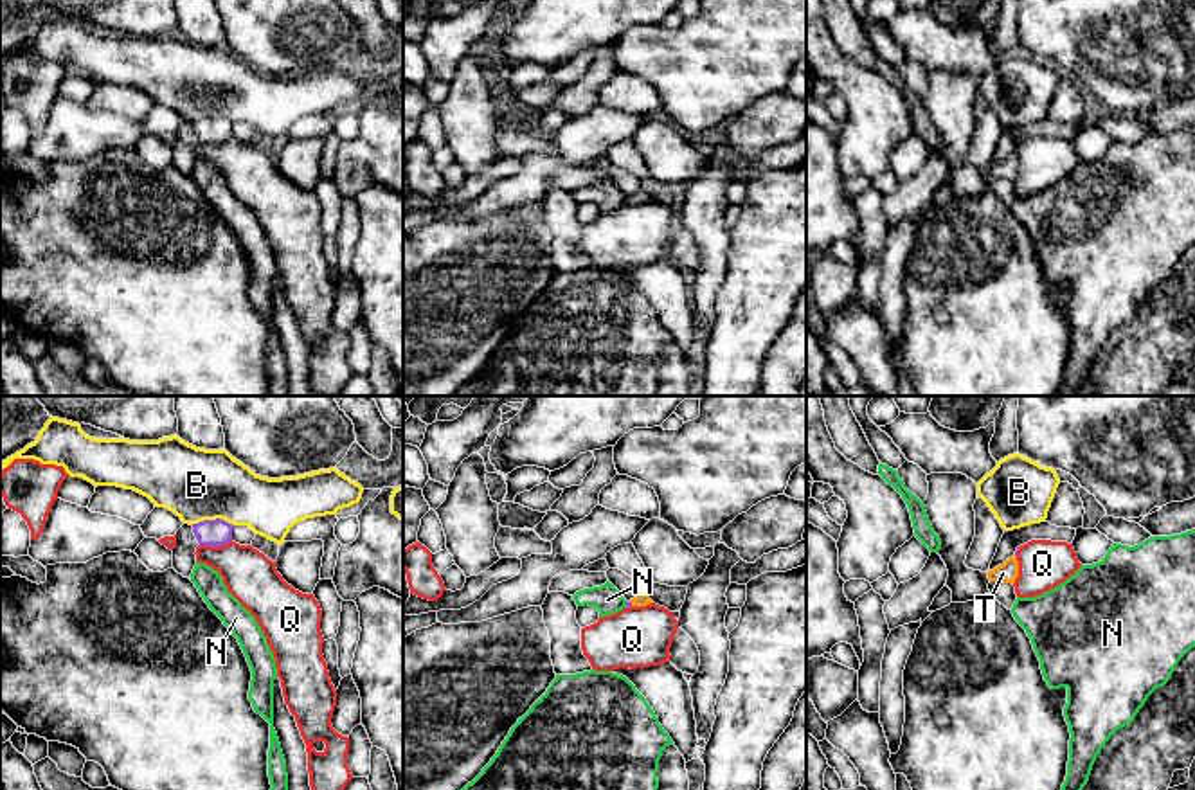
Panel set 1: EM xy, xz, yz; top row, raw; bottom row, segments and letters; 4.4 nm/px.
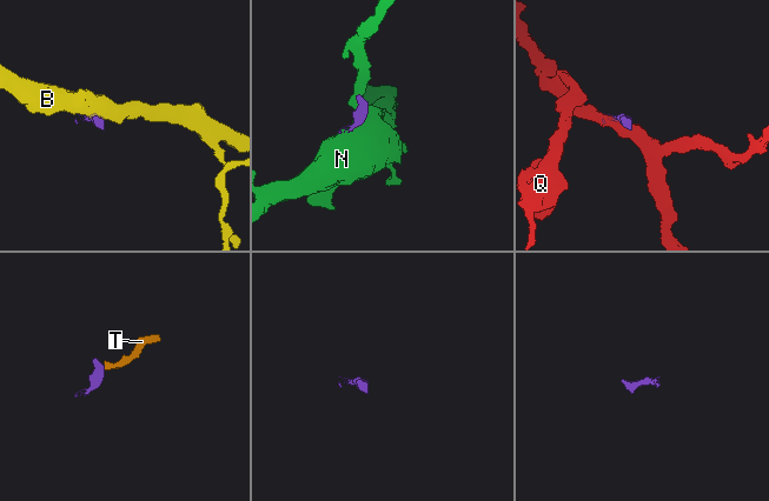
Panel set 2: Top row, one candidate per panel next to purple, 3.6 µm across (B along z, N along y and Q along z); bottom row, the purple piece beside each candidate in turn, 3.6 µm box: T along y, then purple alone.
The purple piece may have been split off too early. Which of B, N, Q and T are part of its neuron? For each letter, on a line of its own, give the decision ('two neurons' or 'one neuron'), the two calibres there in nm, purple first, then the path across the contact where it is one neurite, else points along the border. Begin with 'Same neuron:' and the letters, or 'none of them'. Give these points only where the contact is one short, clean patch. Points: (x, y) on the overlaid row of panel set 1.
Same neuron: T
B: two neurons; 120 nm thick on the purple side, 320 nm on the other; border along xy (191, 524), (224, 519), (233, 526)
N: two neurons; 20 nm thick on the purple side, 120 nm on the other
Q: two neurons; 120 nm thick on the purple side, 220 nm on the other; border along xy (231, 538), (220, 546), (200, 546)
T: one neuron; 20 nm thick on the purple side, 60 nm on the other; runs through xz (628, 603), (630, 603), (643, 600)

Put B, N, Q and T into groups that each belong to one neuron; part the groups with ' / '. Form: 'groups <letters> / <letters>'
groups B / N / Q / T

